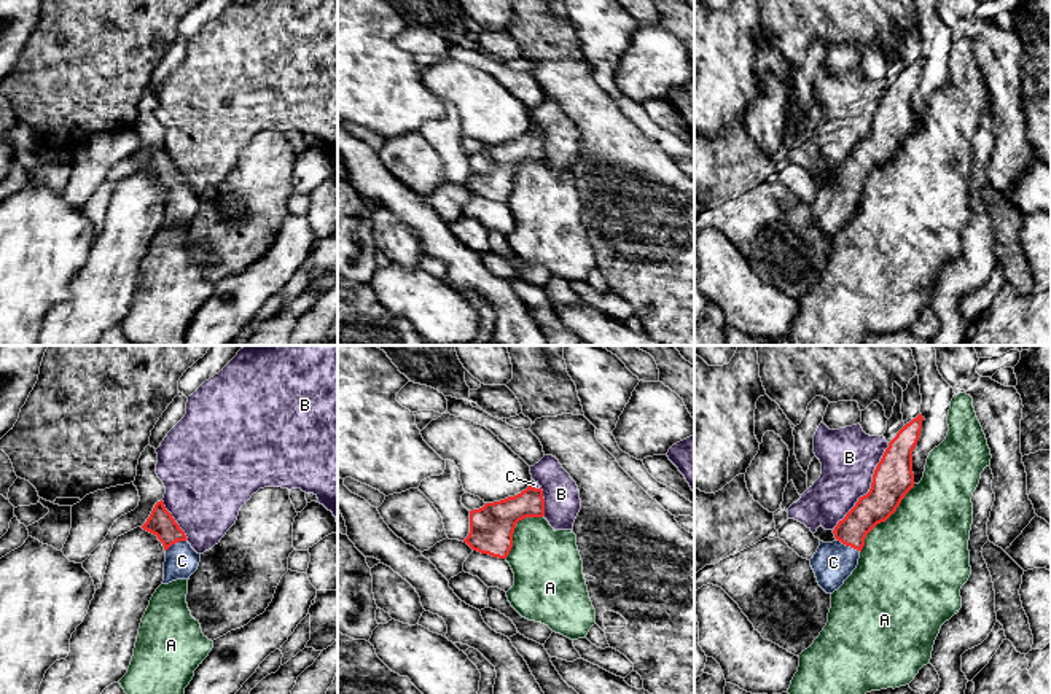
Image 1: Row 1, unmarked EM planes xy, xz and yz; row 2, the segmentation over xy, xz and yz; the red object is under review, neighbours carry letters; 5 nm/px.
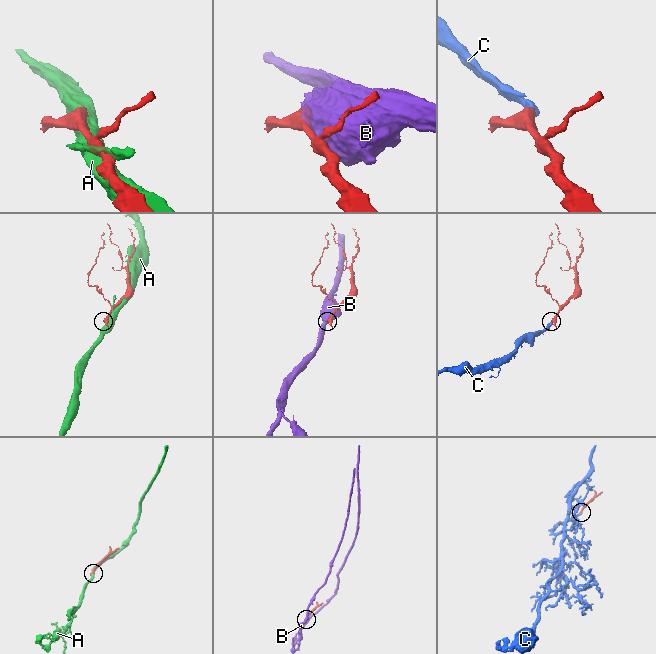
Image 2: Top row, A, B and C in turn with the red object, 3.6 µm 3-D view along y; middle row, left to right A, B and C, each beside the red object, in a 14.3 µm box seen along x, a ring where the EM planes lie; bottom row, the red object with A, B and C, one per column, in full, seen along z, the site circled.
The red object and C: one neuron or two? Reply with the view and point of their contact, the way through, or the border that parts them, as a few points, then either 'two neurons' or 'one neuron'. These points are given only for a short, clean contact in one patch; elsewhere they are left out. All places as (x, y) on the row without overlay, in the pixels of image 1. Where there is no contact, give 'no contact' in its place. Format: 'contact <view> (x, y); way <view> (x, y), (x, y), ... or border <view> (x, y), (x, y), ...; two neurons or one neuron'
contact yz (849, 188); way yz (878, 148), (849, 177), (849, 188), (833, 206); one neuron

